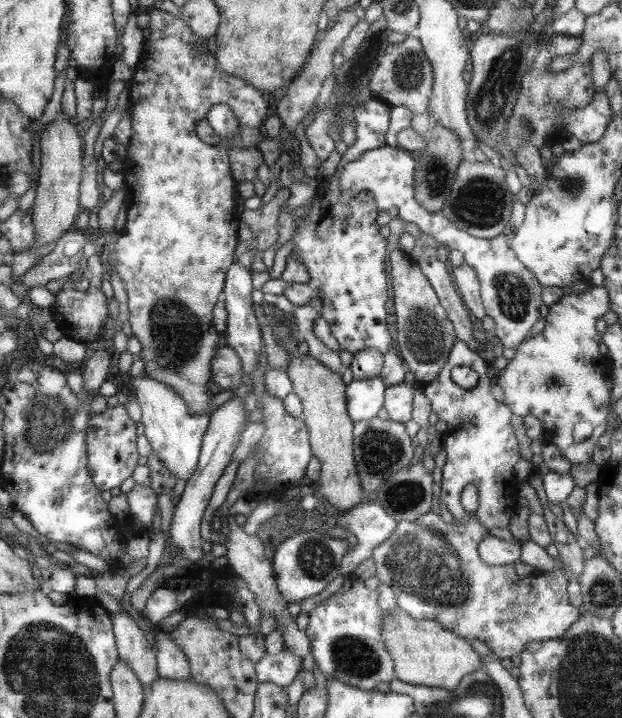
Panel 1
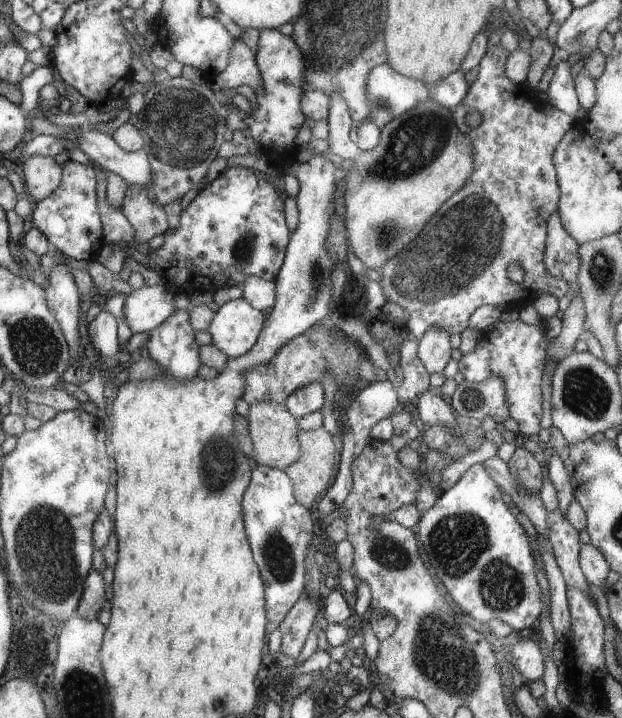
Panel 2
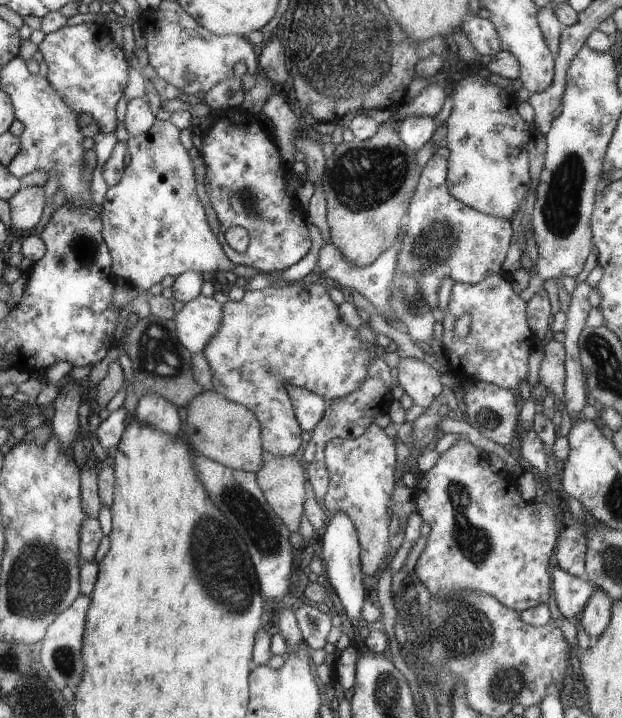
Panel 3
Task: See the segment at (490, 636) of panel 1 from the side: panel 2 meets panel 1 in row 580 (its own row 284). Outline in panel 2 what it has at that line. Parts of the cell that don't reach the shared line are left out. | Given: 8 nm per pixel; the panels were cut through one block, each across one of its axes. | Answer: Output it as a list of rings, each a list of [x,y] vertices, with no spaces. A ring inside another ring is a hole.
[[[491,46],[489,50],[486,50],[485,55],[481,58],[481,61],[477,66],[479,70],[477,73],[477,78],[469,88],[467,88],[467,94],[463,96],[463,100],[457,104],[451,112],[451,118],[453,118],[453,124],[455,128],[459,129],[460,133],[463,133],[463,136],[469,138],[471,142],[471,150],[473,150],[473,156],[475,156],[475,164],[479,164],[479,168],[475,168],[475,176],[471,176],[471,180],[467,180],[467,188],[459,188],[458,192],[455,192],[454,195],[447,200],[447,204],[443,204],[443,208],[439,208],[439,212],[435,212],[435,220],[433,224],[429,222],[427,228],[423,224],[423,230],[419,232],[419,235],[411,240],[410,244],[407,244],[405,247],[405,252],[399,252],[395,254],[391,259],[388,259],[383,267],[378,269],[380,275],[380,280],[377,281],[377,284],[381,287],[381,292],[383,292],[383,297],[385,297],[386,302],[391,302],[397,304],[397,306],[406,310],[409,314],[413,312],[419,312],[419,322],[425,322],[425,326],[429,328],[437,328],[437,330],[445,330],[447,334],[460,334],[466,327],[469,316],[482,305],[493,305],[496,308],[501,308],[503,304],[510,306],[519,306],[526,302],[533,302],[539,294],[549,294],[556,299],[560,299],[563,296],[568,296],[569,285],[561,278],[553,278],[549,274],[545,274],[545,270],[542,269],[533,269],[533,266],[541,264],[543,260],[543,242],[545,242],[545,222],[547,218],[558,210],[558,199],[560,196],[560,191],[558,188],[558,178],[557,170],[554,168],[553,155],[554,149],[557,147],[559,140],[562,140],[562,137],[566,135],[568,131],[573,126],[577,126],[579,121],[571,115],[567,115],[555,108],[543,108],[541,106],[541,114],[537,112],[535,108],[535,102],[533,102],[533,92],[529,88],[525,88],[525,94],[521,90],[521,86],[514,84],[513,81],[509,80],[505,74],[505,65],[508,52],[503,50],[501,46]],[[469,112],[479,112],[482,117],[482,123],[475,128],[469,128],[465,124],[465,114]],[[510,263],[518,263],[519,266],[523,269],[523,282],[521,284],[515,284],[506,275],[506,268]]]

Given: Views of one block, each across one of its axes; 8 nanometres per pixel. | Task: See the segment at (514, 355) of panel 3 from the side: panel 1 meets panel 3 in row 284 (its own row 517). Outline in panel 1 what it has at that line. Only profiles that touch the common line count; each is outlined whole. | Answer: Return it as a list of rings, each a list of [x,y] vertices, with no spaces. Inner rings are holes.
[[[455,341],[446,363],[443,364],[437,378],[419,386],[429,399],[430,411],[437,420],[445,422],[445,430],[441,432],[440,441],[446,458],[442,466],[440,480],[440,499],[454,522],[464,522],[470,516],[460,502],[459,492],[468,484],[477,485],[480,500],[474,512],[474,518],[485,528],[507,528],[511,520],[511,508],[515,506],[515,488],[519,486],[513,478],[513,466],[520,459],[517,441],[511,429],[510,408],[503,402],[495,401],[491,395],[489,383],[489,367],[486,362],[471,351],[465,343]],[[453,366],[469,366],[478,374],[478,382],[471,388],[463,389],[449,378],[449,370]]]

